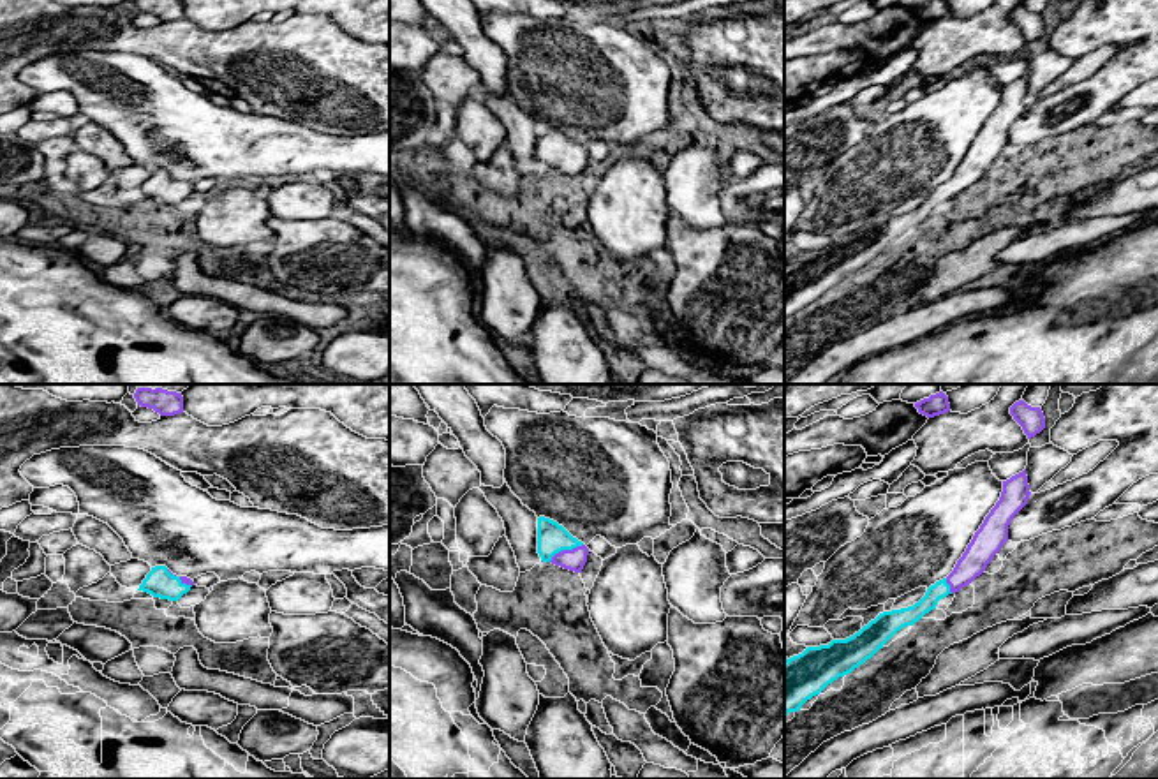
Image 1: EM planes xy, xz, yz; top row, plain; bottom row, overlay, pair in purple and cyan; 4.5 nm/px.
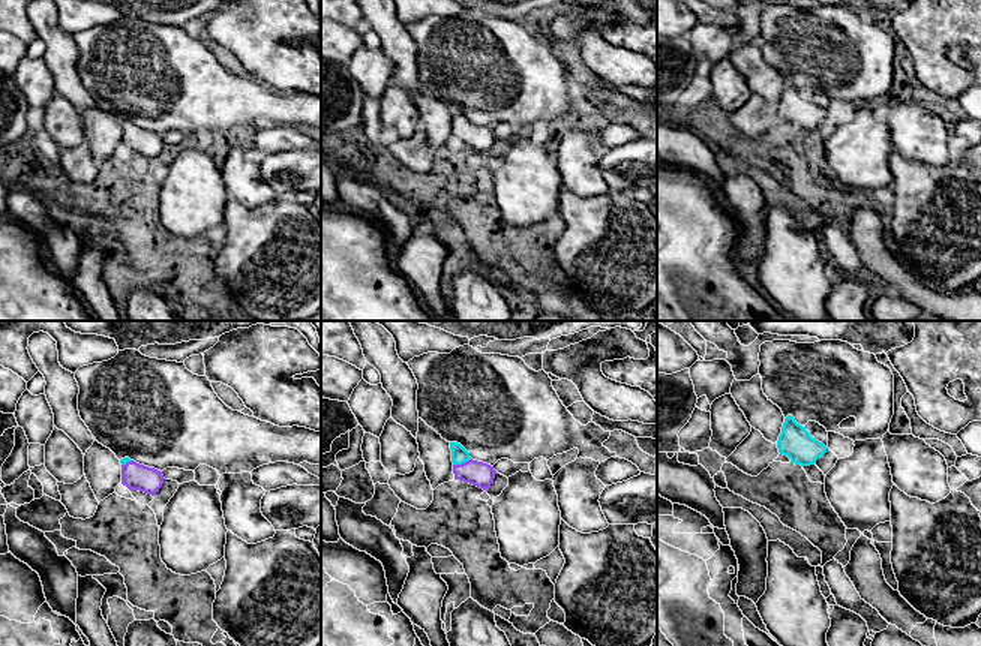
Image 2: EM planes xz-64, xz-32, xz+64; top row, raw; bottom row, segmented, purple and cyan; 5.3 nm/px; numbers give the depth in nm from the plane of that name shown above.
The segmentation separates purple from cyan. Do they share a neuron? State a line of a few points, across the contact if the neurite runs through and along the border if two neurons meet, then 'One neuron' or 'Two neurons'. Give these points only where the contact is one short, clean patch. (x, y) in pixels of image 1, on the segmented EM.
Line: xz (575, 559), (564, 550), (552, 538). One neuron

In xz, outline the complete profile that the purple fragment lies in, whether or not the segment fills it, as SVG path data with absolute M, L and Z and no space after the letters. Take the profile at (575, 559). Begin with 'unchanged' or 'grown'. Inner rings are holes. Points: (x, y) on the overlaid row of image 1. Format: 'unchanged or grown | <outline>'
grown | M539 516L538 518L538 553L543 562L552 562L564 569L582 573L589 548L573 538L557 522Z

